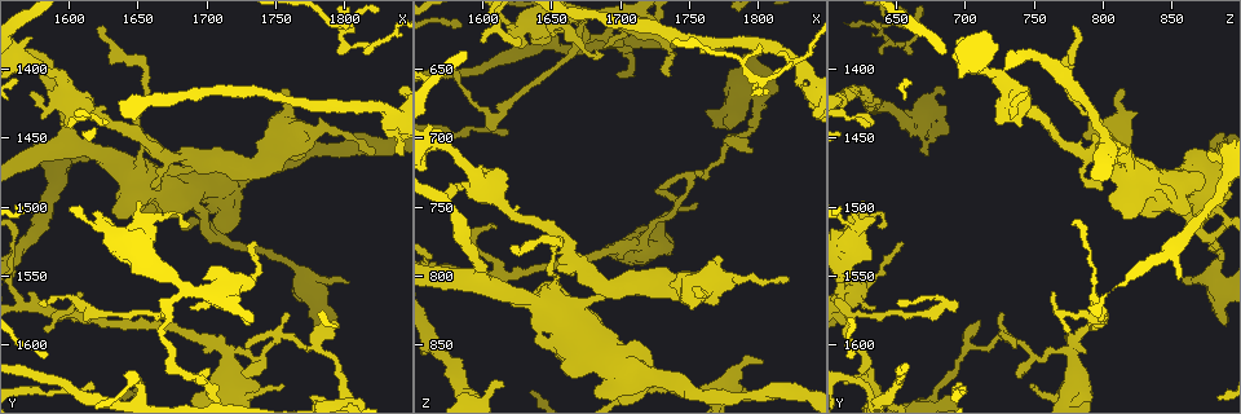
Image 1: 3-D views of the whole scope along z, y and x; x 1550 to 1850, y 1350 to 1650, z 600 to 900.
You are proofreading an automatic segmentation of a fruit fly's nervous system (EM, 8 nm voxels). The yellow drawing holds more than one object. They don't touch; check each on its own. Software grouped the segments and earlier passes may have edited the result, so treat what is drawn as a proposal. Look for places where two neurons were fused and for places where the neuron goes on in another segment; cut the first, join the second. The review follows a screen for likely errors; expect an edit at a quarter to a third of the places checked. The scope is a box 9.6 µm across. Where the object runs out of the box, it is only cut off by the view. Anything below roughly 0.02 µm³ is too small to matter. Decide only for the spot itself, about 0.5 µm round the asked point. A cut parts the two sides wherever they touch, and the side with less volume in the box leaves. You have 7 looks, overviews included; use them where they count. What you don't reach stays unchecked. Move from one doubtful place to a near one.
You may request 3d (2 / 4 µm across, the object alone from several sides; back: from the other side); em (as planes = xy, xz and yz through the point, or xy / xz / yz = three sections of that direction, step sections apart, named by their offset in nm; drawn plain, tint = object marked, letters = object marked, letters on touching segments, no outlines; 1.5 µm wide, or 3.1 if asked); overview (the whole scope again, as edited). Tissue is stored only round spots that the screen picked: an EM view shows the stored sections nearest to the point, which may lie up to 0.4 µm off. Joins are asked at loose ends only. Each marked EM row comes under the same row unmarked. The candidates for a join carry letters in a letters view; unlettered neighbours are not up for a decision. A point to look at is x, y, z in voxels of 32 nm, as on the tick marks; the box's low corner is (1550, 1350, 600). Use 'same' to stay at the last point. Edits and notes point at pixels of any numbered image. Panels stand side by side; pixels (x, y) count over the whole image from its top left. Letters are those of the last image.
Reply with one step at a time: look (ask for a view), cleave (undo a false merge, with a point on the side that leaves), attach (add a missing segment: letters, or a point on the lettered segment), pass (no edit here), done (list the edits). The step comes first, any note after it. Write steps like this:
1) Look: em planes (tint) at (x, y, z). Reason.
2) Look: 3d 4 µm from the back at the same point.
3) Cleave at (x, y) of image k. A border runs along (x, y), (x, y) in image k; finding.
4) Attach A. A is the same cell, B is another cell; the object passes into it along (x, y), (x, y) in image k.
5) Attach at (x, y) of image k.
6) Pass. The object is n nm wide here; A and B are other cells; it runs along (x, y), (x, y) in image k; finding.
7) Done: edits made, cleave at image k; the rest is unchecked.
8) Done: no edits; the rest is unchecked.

Look: em xz step 8 (letters) at (1570, 1396, 704). Abrupt turn.

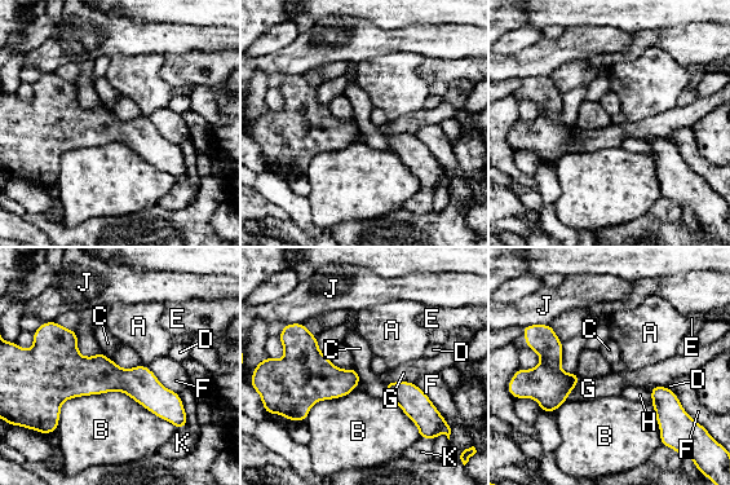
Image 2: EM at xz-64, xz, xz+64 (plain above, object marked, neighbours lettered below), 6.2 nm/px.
Look: em yz step 4 (letters) at the same point.

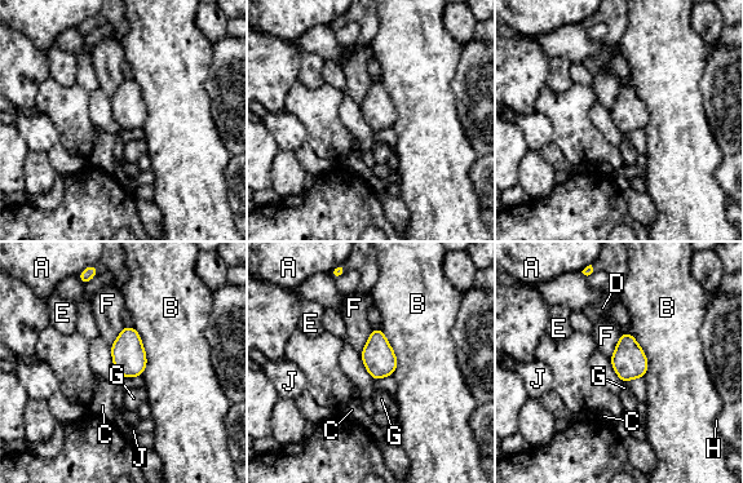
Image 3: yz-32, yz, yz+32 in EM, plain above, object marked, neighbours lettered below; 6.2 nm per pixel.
Pass. The object is 200 nm wide here; A, B, C, D, E, F, G, H and J are other cells; a border runs along (122, 376), (131, 379) in image 3; one neuron here.

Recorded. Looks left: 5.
Look: em xz step 4 (letters) at (1716, 1606, 780).

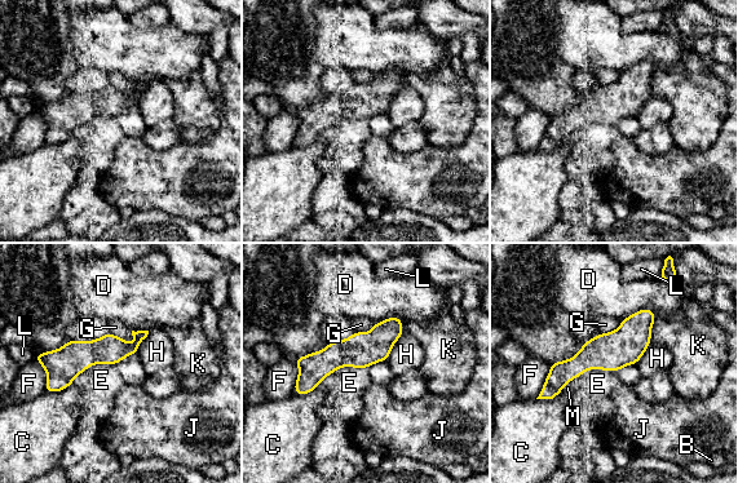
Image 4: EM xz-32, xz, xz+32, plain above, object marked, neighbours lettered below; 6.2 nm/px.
Pass. B, C, D, E, F, G, H, J, K, L and M are other cells; it runs along (650, 314), (557, 388) in image 4; all the same neuron.

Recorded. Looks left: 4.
Look: em planes (letters) at (1778, 1634, 688). Free end.

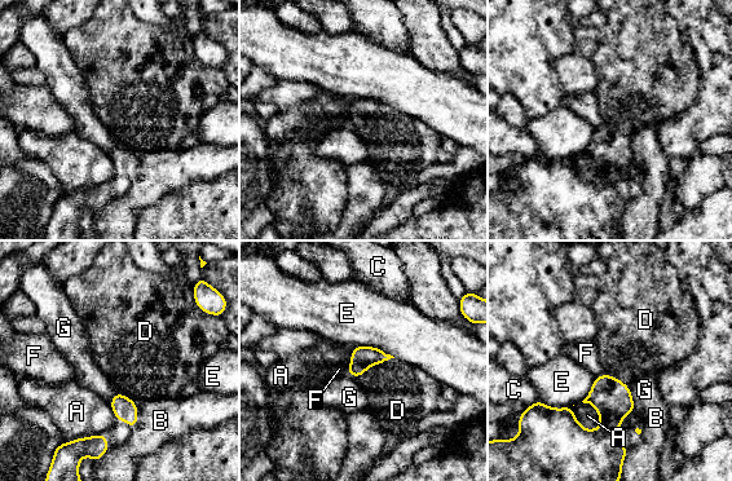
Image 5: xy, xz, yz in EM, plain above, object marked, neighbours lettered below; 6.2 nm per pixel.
Pass. A, B, C, D, E, F and G are other cells; a border runs along (393, 357), (371, 365), (355, 378) in image 5; no lettered segment goes on from it.

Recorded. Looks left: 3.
Done: no edits; the rest is unchecked.

